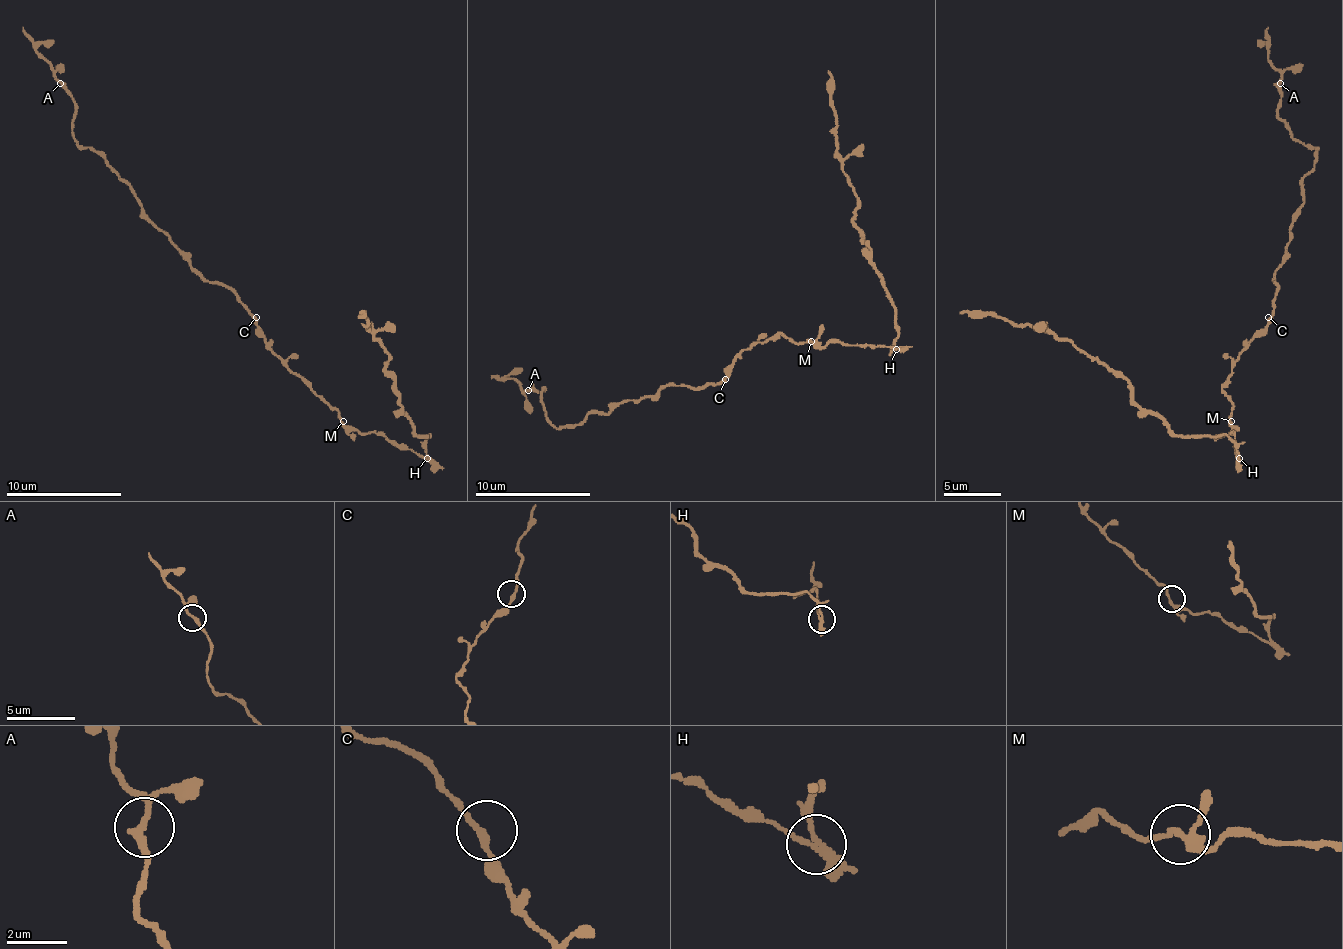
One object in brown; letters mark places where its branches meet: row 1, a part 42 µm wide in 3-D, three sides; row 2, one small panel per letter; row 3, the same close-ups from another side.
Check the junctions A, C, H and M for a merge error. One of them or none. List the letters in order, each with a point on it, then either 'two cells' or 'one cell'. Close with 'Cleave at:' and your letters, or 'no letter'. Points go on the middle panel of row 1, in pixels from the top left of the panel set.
A: (528, 390) | one cell
C: (725, 379) | one cell
H: (896, 349) | two cells
M: (811, 341) | one cell
Cleave at: H

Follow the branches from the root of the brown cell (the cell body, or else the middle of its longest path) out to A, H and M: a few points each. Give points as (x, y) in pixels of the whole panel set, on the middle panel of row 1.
A: (771, 338), (754, 341), (716, 385), (667, 385), (577, 425), (557, 428), (542, 388), (528, 390)
H: (771, 338), (780, 333), (785, 338), (823, 347), (843, 341), (881, 344), (895, 350)
M: (771, 338), (780, 333), (794, 341), (811, 341)

